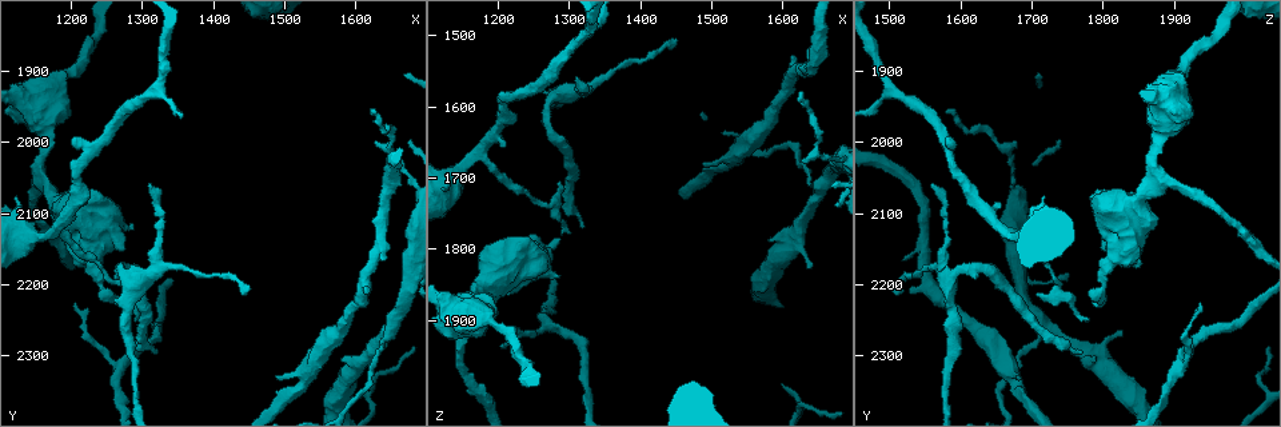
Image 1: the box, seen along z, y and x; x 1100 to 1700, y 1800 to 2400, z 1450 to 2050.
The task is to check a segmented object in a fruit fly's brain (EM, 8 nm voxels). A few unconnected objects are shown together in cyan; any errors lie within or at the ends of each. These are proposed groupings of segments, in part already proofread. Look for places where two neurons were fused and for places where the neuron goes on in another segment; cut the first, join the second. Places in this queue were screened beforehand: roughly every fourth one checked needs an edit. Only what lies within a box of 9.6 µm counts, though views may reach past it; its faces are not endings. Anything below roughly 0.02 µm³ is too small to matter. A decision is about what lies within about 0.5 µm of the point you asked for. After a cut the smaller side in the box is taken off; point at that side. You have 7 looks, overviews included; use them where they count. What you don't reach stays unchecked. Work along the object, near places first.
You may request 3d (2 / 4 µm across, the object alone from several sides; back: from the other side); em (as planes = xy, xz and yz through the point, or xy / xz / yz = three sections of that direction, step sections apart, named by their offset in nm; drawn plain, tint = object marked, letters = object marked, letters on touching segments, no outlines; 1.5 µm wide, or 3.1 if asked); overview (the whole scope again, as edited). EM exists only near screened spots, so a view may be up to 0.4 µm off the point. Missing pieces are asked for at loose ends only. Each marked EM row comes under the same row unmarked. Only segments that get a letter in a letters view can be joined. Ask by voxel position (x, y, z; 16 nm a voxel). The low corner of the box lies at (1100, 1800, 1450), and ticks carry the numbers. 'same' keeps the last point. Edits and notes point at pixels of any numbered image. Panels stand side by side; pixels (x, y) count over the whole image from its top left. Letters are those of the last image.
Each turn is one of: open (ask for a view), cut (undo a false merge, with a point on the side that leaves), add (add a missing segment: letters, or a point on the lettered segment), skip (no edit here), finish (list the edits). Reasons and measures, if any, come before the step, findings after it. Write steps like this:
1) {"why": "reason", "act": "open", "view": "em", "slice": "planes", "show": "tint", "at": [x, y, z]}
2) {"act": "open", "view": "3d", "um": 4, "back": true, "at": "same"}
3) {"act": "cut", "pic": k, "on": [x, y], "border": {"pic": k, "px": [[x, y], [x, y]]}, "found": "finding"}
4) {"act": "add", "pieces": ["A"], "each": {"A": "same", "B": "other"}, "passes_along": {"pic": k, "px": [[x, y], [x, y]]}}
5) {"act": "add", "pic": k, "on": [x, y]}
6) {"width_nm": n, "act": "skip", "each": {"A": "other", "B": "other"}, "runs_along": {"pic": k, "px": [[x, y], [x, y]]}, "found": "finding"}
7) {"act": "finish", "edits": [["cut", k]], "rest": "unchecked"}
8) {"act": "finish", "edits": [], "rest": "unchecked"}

{"why": "thick turns thin", "act": "open", "view": "em", "slice": "xy", "step": 4, "show": "letters", "at": [1190, 1905, 1900]}

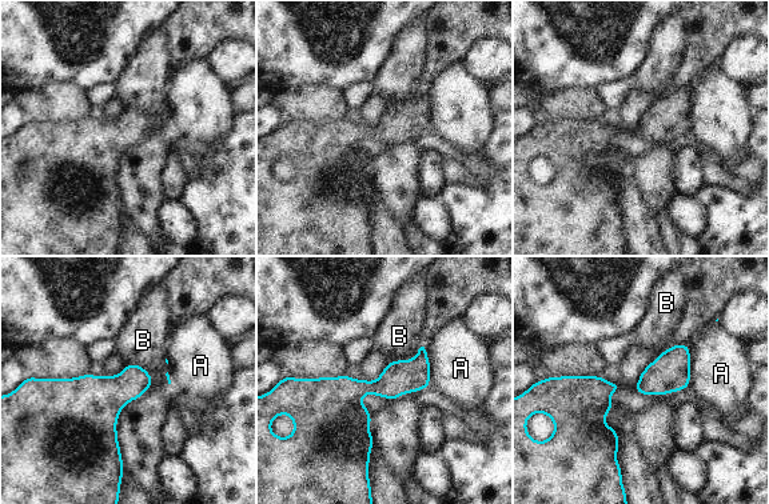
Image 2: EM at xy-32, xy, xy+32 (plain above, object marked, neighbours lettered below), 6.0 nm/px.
{"longest_contact_nm": ["B", 650], "act": "skip", "each": {"A": "other", "B": "other"}, "found": "continuous, no second neuron"}

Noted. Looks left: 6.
{"why": "free end", "act": "open", "view": "3d", "um": 2, "at": [1205, 2230, 1930]}

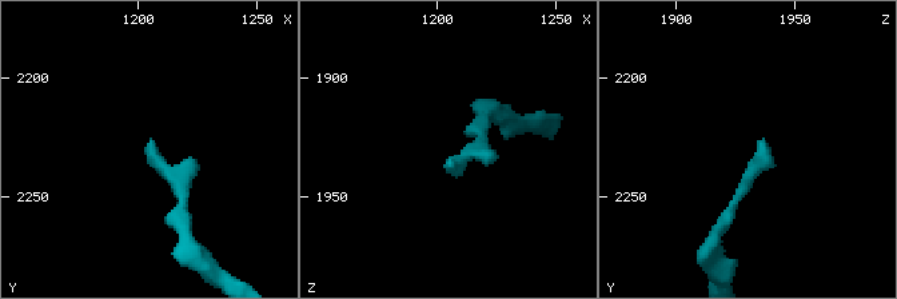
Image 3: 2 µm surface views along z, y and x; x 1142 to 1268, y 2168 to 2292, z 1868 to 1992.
{"act": "open", "view": "em", "slice": "xz", "step": 4, "show": "letters", "at": [1206, 2227, 1935]}

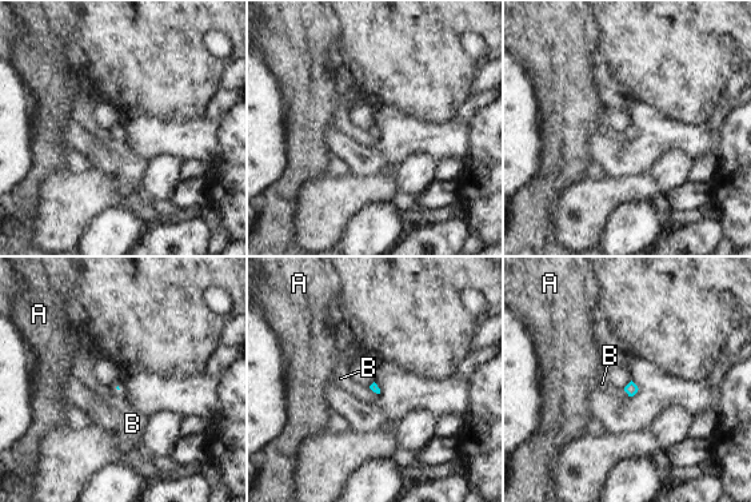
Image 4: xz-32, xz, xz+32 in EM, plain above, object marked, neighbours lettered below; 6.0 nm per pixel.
{"act": "open", "view": "em", "slice": "planes", "show": "letters", "at": "same"}

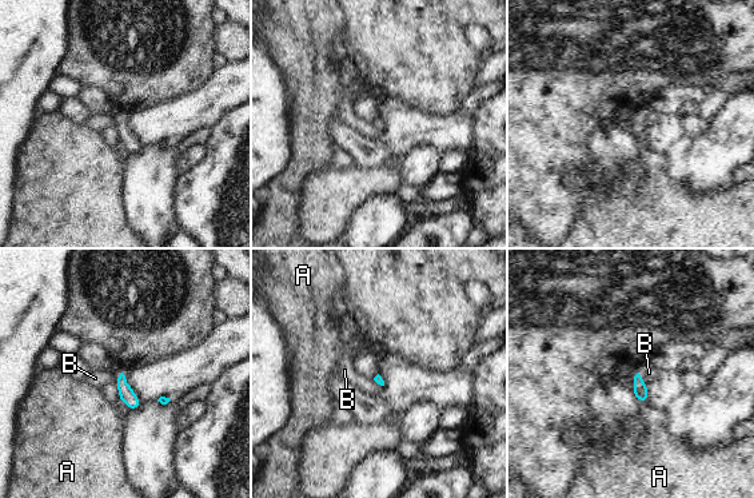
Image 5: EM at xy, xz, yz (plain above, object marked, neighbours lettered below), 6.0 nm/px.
{"longest_contact_nm": ["B", 90], "act": "skip", "each": {"A": "other", "B": "other"}, "found": "none of them fits"}

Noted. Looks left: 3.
{"why": "sudden change in width", "act": "open", "view": "3d", "um": 2, "back": true, "at": [1345, 2180, 1560]}

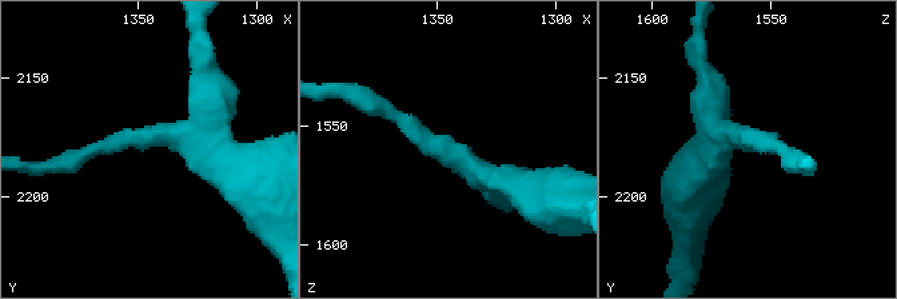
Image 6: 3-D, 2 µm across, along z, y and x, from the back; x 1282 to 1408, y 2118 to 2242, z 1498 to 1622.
{"act": "open", "view": "em", "slice": "xz", "step": 4, "show": "tint", "at": [1348, 2177, 1559]}

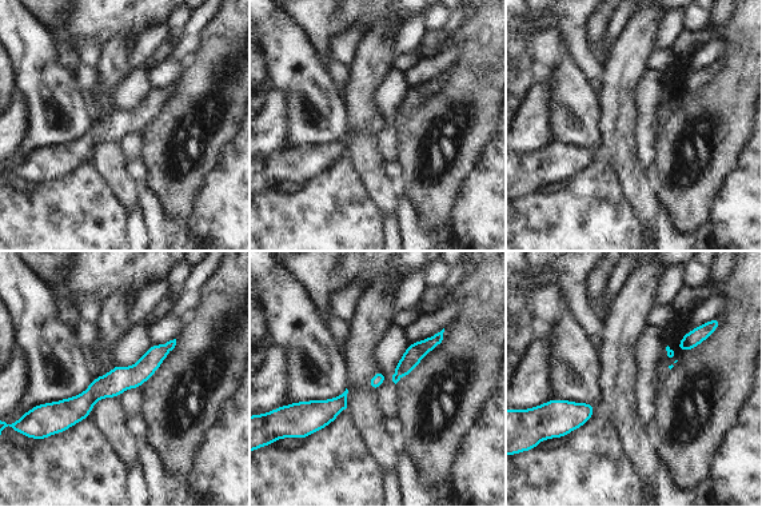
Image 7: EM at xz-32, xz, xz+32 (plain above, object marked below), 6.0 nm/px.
{"act": "open", "view": "em", "slice": "planes", "show": "letters", "at": "same"}

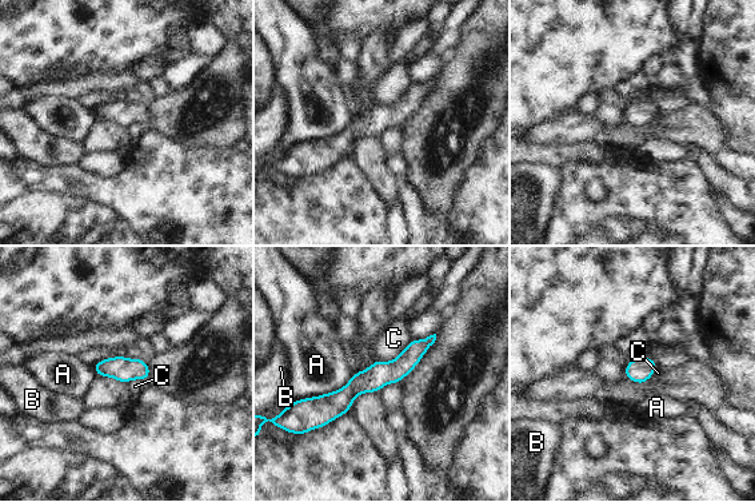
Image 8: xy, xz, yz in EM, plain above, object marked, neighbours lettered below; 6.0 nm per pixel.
{"width_nm": 150, "act": "skip", "each": {"A": "other", "B": "other", "C": "other"}, "border": {"pic": 8, "px": [[411, 339], [392, 359], [376, 361]]}, "found": "one neuron here"}

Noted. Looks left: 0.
{"act": "finish", "edits": [], "rest": "unchecked"}

